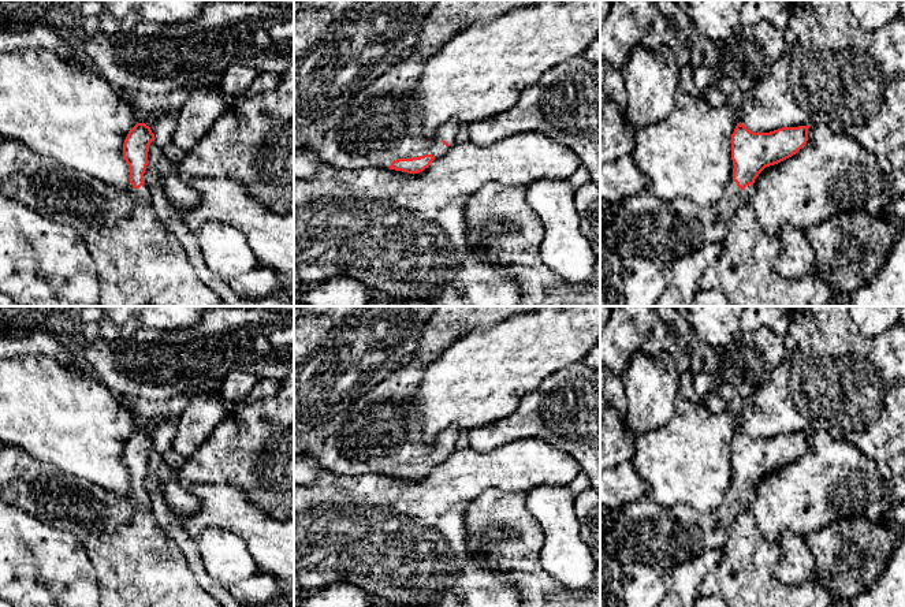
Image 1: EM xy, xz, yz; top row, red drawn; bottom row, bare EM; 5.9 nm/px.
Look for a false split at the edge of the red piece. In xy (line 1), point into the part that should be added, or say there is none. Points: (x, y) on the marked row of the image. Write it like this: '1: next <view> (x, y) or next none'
1: next xy (69, 197)

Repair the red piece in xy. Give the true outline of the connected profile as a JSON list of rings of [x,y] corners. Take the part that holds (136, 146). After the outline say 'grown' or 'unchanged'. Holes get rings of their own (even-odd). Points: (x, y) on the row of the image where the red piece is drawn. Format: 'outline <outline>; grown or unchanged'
outline [[[137,123],[123,144],[123,157],[129,164],[131,189],[118,189],[100,179],[70,170],[51,156],[40,154],[22,142],[5,139],[0,145],[0,194],[21,201],[37,213],[81,234],[115,227],[139,205],[152,205],[152,194],[144,182],[148,152],[154,134],[145,123]]]; grown

